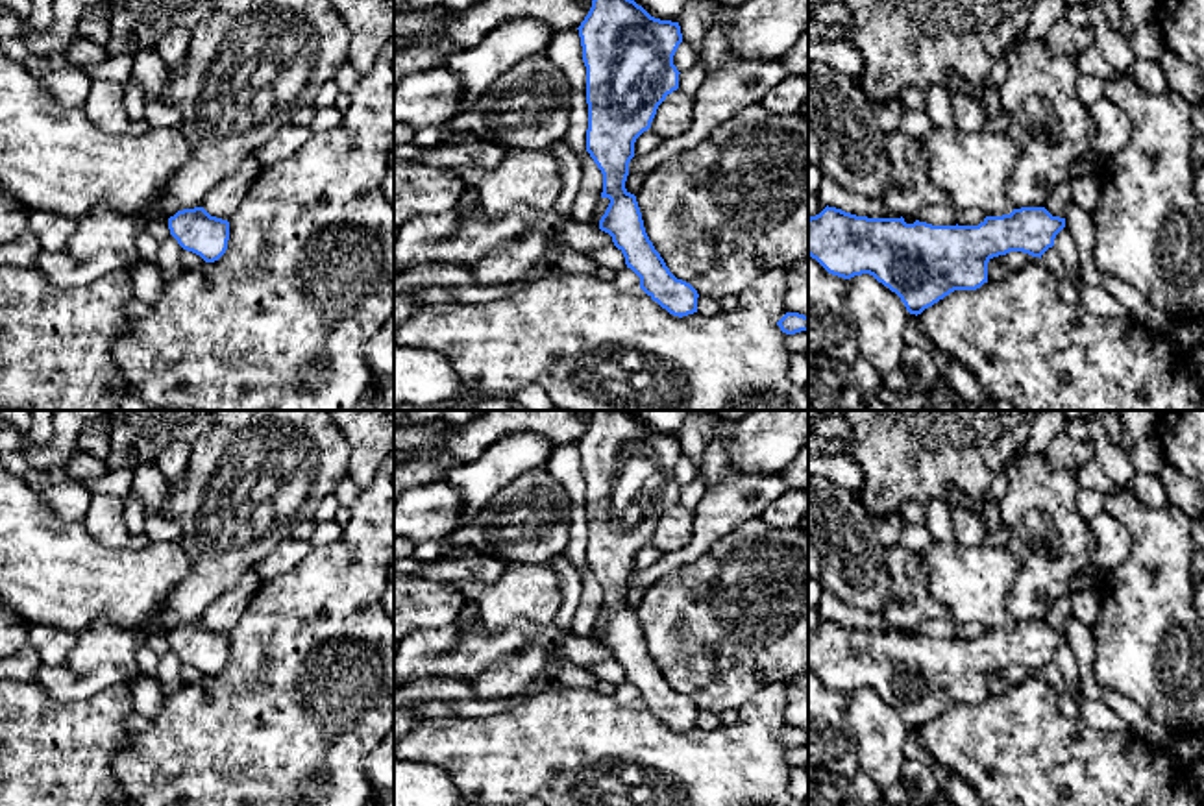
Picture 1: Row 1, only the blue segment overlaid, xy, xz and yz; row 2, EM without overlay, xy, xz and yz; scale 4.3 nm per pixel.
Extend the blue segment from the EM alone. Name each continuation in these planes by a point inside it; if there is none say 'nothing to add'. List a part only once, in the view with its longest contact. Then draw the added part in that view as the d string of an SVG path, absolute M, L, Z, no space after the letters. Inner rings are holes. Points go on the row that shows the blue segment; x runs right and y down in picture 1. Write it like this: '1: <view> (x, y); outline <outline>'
nothing to add

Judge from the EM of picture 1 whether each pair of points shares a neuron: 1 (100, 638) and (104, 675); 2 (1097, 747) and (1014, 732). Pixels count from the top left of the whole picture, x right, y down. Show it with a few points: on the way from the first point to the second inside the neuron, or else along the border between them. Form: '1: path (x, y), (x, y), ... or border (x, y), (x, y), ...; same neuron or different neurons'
1: border (65, 664), (74, 673), (104, 666), (137, 668); different neurons
2: path (1077, 747), (1034, 747); same neuron

